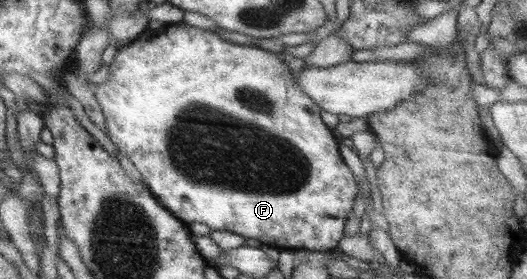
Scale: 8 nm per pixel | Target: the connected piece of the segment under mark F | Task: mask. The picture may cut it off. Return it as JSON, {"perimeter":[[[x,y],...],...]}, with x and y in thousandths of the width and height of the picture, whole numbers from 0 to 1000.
{"perimeter":[[[342,79],[306,86],[300,104],[281,100],[237,176],[220,186],[209,244],[207,290],[180,305],[178,319],[178,341],[203,434],[205,473],[199,480],[218,516],[222,538],[247,570],[264,609],[271,659],[292,695],[302,728],[340,789],[357,806],[385,799],[402,824],[431,824],[465,853],[486,853],[497,867],[497,878],[531,892],[624,900],[641,882],[655,832],[658,767],[670,756],[683,674],[670,616],[647,559],[645,513],[632,484],[632,470],[609,427],[611,387],[602,380],[598,362],[584,348],[558,290],[554,254],[541,222],[533,219],[528,190],[484,161],[448,158],[425,143],[404,111]]]}

